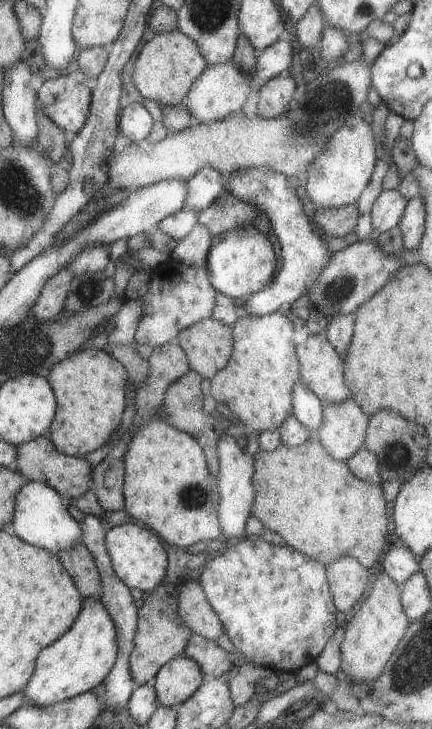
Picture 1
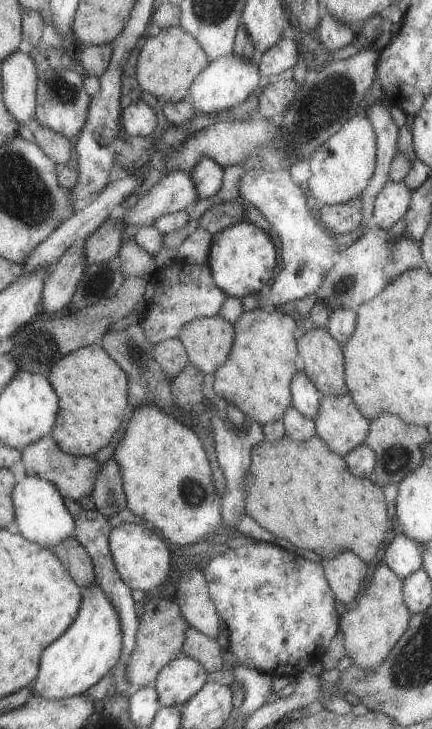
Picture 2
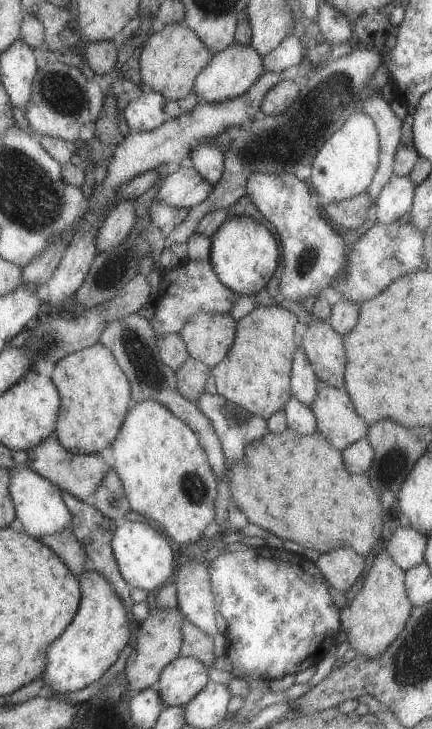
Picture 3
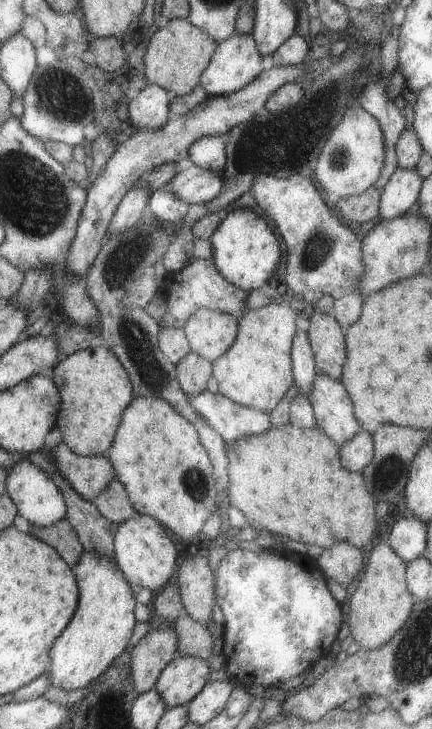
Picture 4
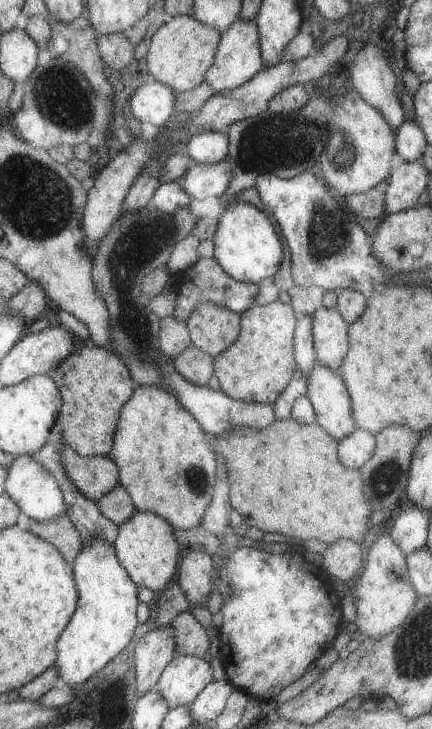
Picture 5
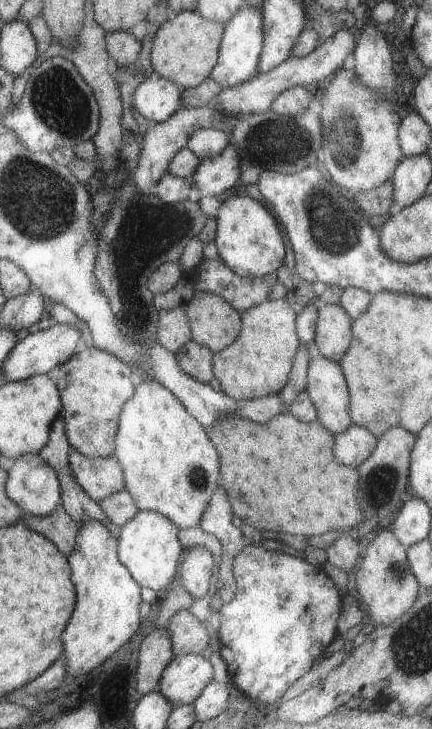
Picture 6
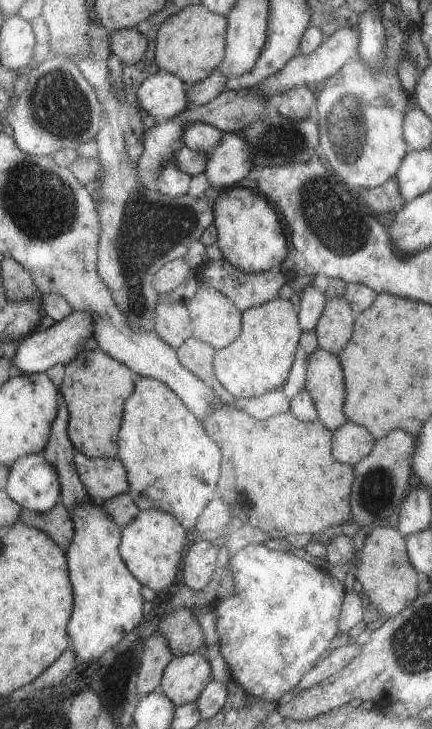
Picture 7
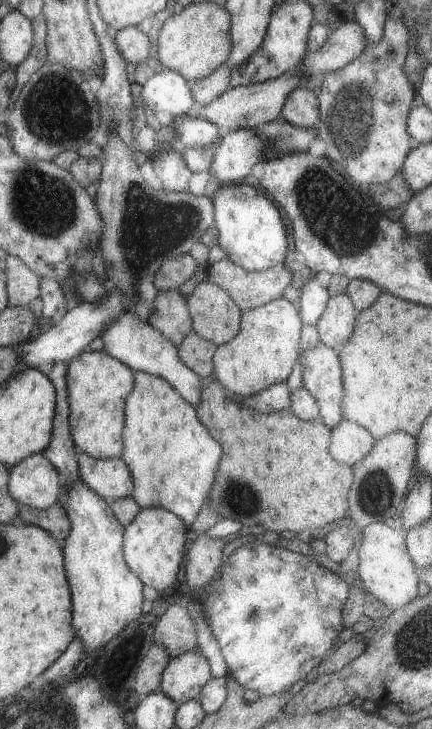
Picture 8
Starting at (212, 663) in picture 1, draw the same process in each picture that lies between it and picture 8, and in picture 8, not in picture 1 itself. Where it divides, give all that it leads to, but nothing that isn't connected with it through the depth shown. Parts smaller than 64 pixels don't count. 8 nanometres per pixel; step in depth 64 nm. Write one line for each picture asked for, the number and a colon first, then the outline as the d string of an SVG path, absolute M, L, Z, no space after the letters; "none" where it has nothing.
2: M187 628L185 640L183 640L183 648L181 648L181 656L185 658L193 658L195 662L199 662L207 674L217 672L223 668L223 658L221 658L223 650L219 646L219 640L207 638L205 634L199 634L193 628Z
3: M189 622L183 624L181 636L183 636L183 642L179 648L179 656L197 658L199 662L203 662L211 670L211 666L217 660L213 654L213 638Z
4: M185 614L175 618L175 632L177 632L177 638L179 638L177 658L193 656L193 658L207 662L207 658L213 656L211 648L213 648L215 632L207 630L199 622L193 622L193 618L189 618Z
5: M181 612L171 622L173 638L175 638L175 654L177 656L197 656L207 658L209 650L209 636L191 616L191 612Z
6: M187 610L173 614L167 624L167 630L171 634L173 656L199 656L199 652L207 650L209 646L209 634L205 626L199 624L197 618L191 616Z
7: M187 608L169 610L161 618L157 632L165 636L173 658L195 654L201 646L205 646L199 618L193 614L193 610Z
8: M179 604L169 606L155 622L153 640L165 646L171 658L183 652L193 652L193 648L197 648L197 630L191 618L191 610Z

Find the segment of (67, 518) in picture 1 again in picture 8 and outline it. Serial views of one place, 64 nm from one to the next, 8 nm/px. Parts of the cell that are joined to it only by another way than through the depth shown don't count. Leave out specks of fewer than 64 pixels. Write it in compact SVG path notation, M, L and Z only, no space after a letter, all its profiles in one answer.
M43 454L27 456L9 470L7 494L19 506L49 510L61 496L59 474Z

